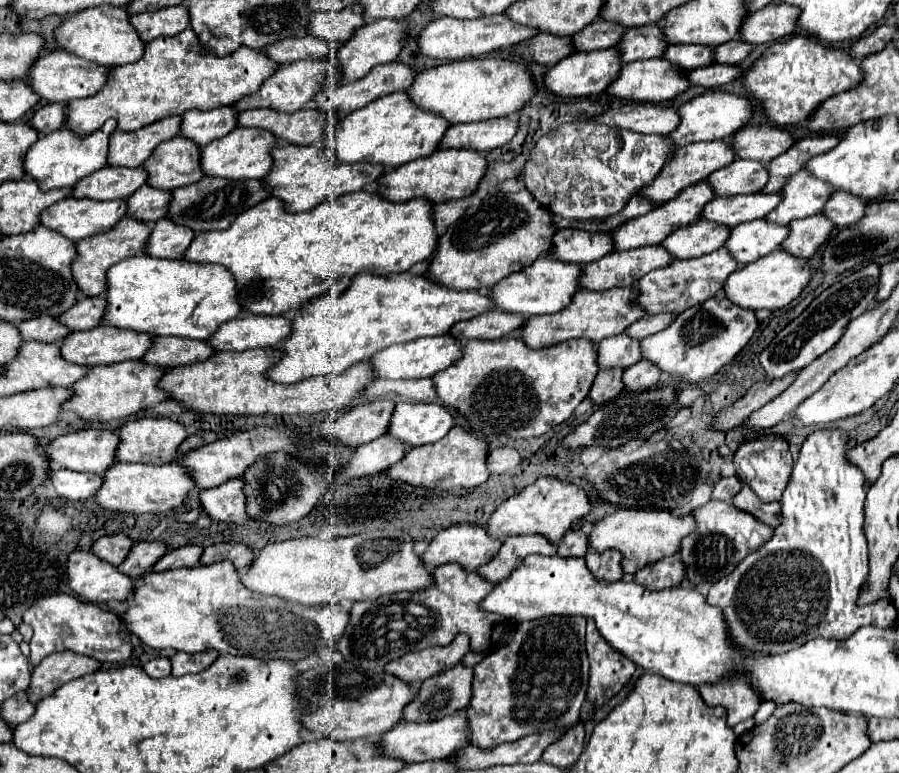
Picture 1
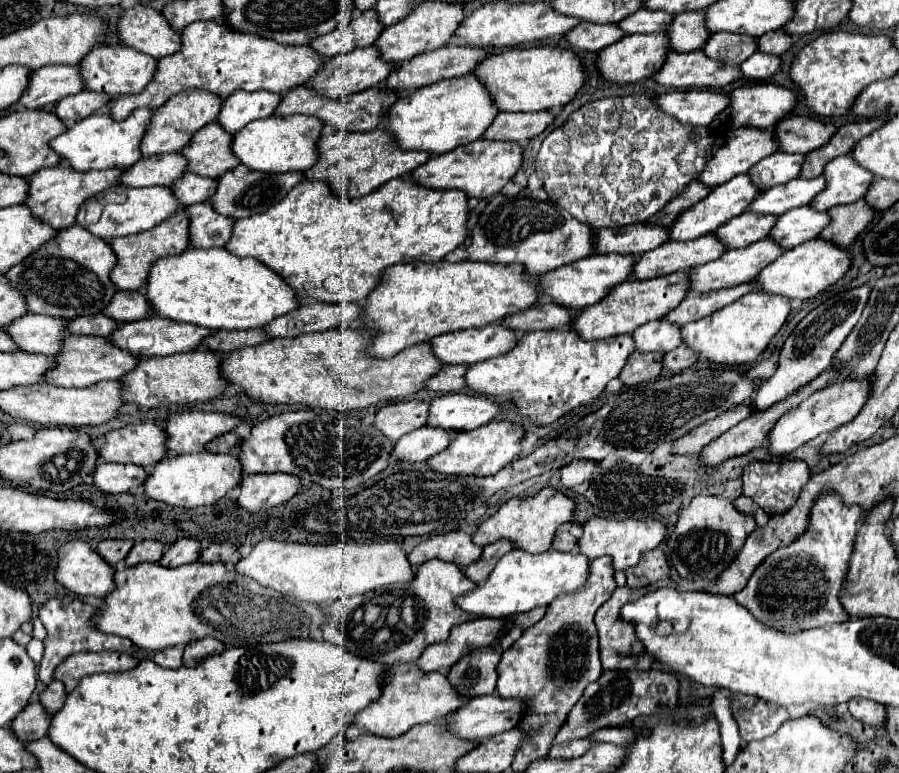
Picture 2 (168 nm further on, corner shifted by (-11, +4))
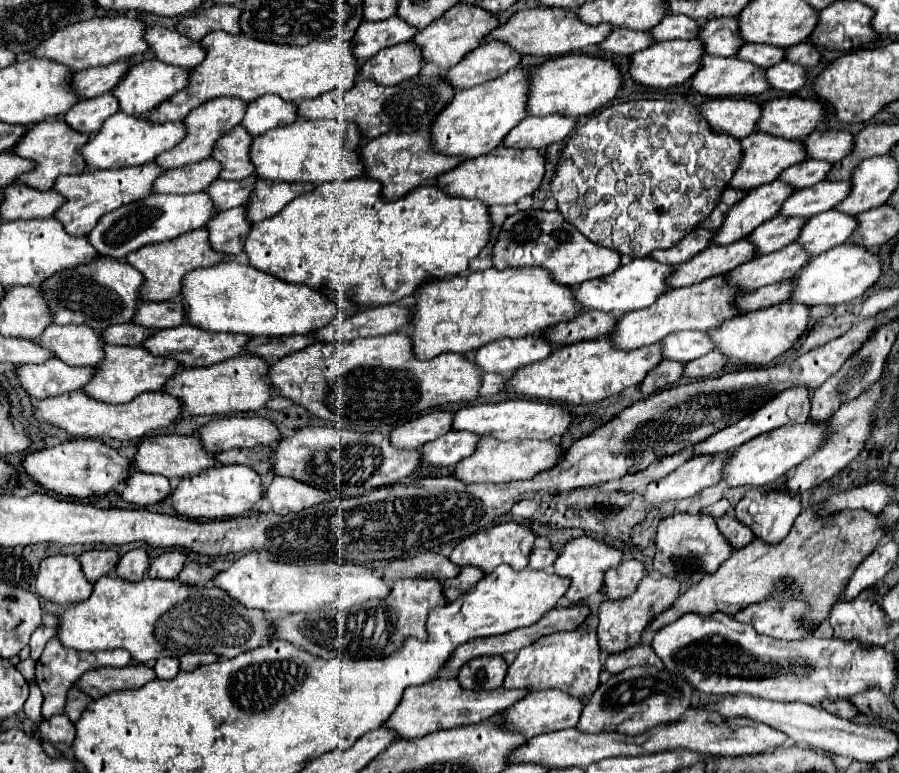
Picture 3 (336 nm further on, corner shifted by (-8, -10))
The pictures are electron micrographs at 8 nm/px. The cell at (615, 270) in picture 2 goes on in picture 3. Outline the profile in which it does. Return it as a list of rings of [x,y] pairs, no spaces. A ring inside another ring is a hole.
[[[641,258],[641,260],[629,262],[627,266],[617,268],[609,276],[601,276],[597,280],[587,280],[585,284],[579,284],[573,290],[573,296],[583,306],[583,310],[601,310],[601,312],[607,312],[607,314],[621,316],[629,310],[639,310],[639,308],[651,306],[657,300],[659,294],[667,292],[665,278],[669,276],[669,272],[671,272],[671,266],[663,266],[655,260]]]

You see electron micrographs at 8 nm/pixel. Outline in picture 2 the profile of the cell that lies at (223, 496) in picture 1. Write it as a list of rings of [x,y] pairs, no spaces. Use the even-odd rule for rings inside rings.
[[[248,474],[238,486],[238,504],[250,512],[270,510],[288,502],[300,486],[300,478],[292,474]]]

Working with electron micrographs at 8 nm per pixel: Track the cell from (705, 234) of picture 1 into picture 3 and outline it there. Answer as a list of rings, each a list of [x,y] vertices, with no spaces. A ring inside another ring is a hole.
[[[777,214],[775,218],[757,226],[745,240],[749,240],[755,246],[757,254],[769,254],[795,242],[803,222],[805,218],[785,218]]]

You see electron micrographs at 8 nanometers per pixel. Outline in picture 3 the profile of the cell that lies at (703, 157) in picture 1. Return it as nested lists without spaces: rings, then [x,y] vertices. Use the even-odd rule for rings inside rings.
[[[753,132],[741,138],[739,144],[741,144],[741,164],[737,172],[733,174],[733,180],[729,182],[729,188],[735,188],[735,190],[751,190],[761,184],[773,182],[779,178],[779,174],[785,168],[805,160],[805,148],[797,140],[785,140],[785,138],[777,138],[763,132]]]

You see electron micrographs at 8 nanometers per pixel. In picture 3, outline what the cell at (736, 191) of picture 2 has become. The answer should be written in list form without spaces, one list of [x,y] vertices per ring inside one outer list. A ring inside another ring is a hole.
[[[781,180],[749,190],[743,200],[729,208],[721,228],[717,228],[717,232],[713,234],[711,244],[723,246],[741,240],[765,220],[777,216],[777,210],[791,196],[791,192],[793,188],[789,188],[789,184]]]

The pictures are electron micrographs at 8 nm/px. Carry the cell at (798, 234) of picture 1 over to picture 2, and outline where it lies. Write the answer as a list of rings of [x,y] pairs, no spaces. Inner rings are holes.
[[[858,200],[852,204],[836,206],[830,210],[832,222],[824,234],[820,234],[824,240],[830,240],[840,246],[850,246],[864,230],[868,230],[874,222],[876,210],[866,202]]]

